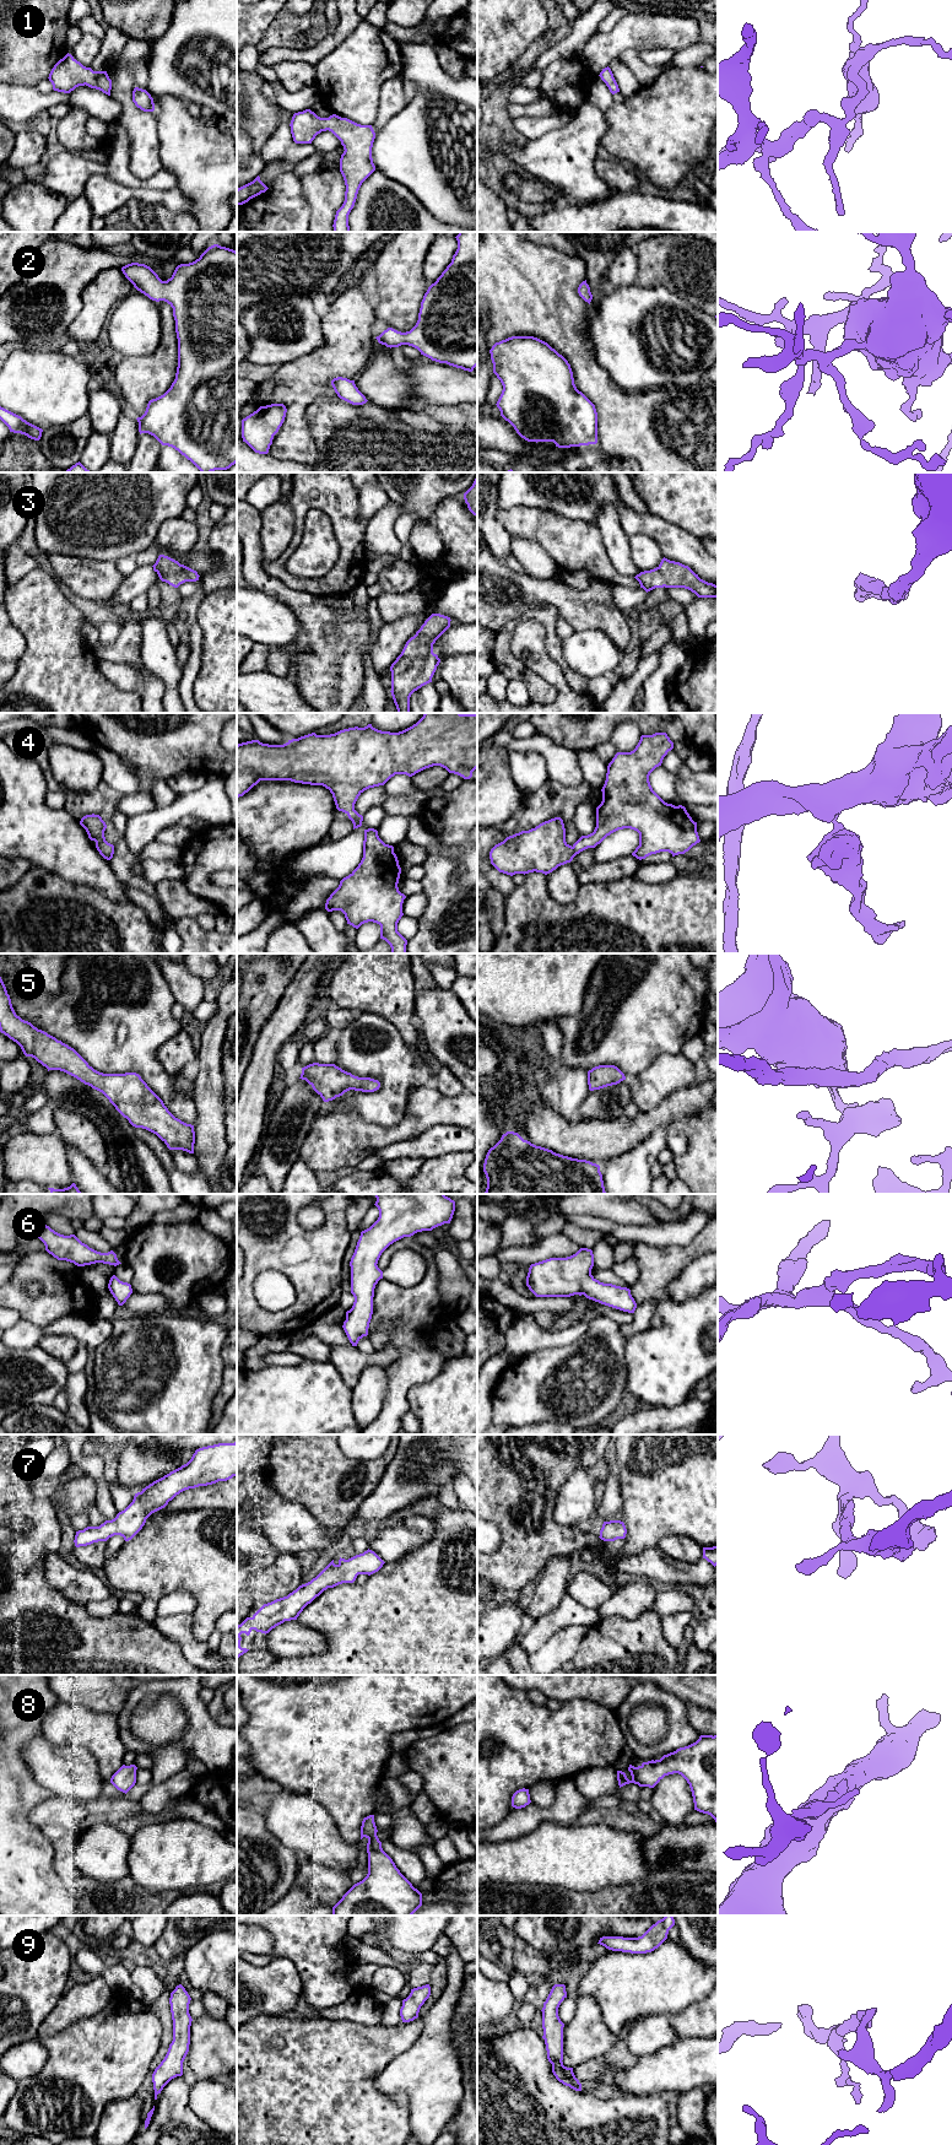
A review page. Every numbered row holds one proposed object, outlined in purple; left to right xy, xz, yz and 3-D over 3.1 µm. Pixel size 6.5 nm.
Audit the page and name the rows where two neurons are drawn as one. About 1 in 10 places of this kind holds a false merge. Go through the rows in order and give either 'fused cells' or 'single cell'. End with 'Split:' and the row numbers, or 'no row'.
1: single cell
2: single cell
3: single cell
4: single cell
5: single cell
6: single cell
7: single cell
8: single cell
9: single cell
Split: no row

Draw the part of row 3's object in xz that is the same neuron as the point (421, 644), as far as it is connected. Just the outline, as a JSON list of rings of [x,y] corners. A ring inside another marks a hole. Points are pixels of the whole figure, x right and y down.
[[[432,614],[391,664],[390,692],[397,713],[410,713],[411,695],[432,682],[440,663],[433,653],[433,644],[450,627],[450,621],[448,616]]]

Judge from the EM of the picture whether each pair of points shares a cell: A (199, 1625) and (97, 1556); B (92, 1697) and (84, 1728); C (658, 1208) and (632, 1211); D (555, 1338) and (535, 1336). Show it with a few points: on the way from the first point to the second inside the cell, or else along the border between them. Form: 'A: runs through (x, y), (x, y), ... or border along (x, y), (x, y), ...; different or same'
A: border along (107, 1557), (103, 1566); different
B: border along (60, 1701), (117, 1716); different
C: border along (644, 1206), (661, 1222); different
D: runs through (550, 1338), (540, 1338); same

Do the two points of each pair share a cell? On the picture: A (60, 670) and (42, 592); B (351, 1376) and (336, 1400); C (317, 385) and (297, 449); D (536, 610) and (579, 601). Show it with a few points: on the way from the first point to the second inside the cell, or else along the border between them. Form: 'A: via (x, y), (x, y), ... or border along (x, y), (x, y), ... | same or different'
A: via (54, 650), (50, 623), (42, 611) | same
B: border along (329, 1361), (335, 1366), (342, 1381), (352, 1389) | different
C: via (301, 401), (296, 406), (296, 433) | same
D: border along (526, 610), (535, 604), (548, 603), (560, 615) | different

